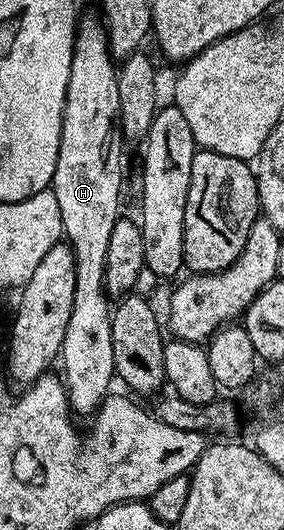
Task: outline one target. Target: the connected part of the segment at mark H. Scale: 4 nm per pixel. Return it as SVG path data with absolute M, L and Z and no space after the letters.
M81 16L76 22L76 38L72 48L70 79L66 87L64 114L62 115L62 135L58 143L58 163L50 189L58 199L62 217L63 236L72 246L76 260L74 275L74 307L70 311L70 323L66 326L66 339L60 348L59 360L64 361L62 380L68 391L68 406L73 414L95 414L109 396L108 389L116 377L114 367L114 343L110 343L112 314L110 298L105 292L104 272L106 271L106 251L109 250L110 233L115 221L121 216L120 188L124 185L124 132L118 128L120 123L120 104L118 103L117 62L108 46L108 30L101 18Z

